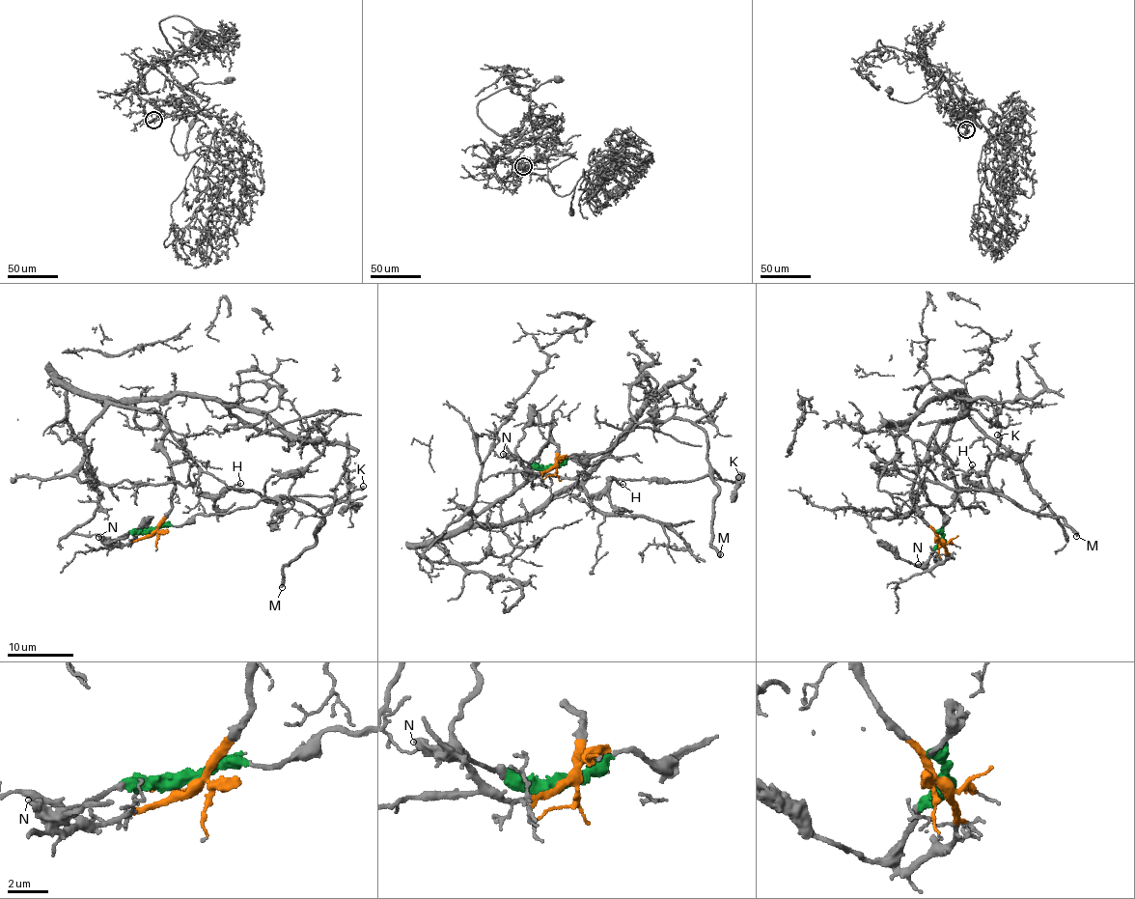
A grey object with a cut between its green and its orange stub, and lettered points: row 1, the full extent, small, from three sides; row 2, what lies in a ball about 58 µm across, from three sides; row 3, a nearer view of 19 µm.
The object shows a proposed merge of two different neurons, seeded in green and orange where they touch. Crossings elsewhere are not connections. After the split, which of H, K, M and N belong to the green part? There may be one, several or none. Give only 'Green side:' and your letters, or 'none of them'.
Green side: H, K, M, N

